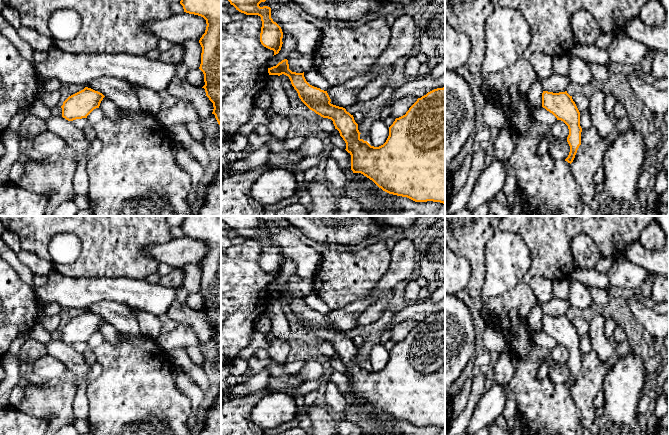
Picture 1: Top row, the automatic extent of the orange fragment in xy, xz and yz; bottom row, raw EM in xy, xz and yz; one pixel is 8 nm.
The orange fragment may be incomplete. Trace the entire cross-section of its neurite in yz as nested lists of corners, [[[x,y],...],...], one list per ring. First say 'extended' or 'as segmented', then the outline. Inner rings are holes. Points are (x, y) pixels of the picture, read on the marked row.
as segmented; [[[543,91],[542,107],[552,113],[557,120],[563,121],[569,129],[567,142],[570,146],[570,152],[565,159],[568,163],[572,163],[579,146],[581,145],[580,112],[567,91],[553,93]]]

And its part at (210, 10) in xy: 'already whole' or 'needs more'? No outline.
already whole

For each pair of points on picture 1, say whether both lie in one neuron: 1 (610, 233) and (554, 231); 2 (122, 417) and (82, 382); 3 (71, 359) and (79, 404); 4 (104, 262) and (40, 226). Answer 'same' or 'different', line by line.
1: same
2: different
3: same
4: same

